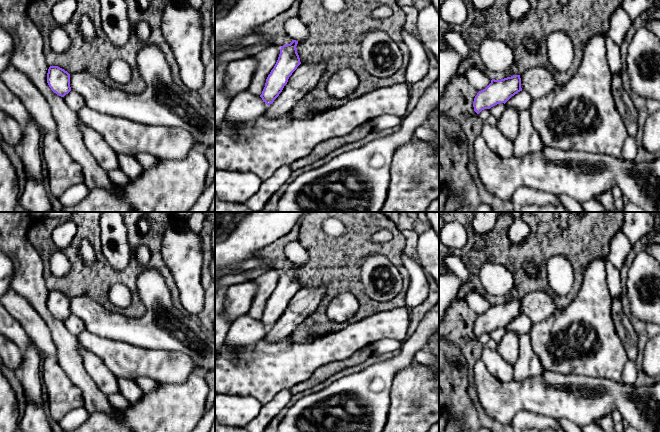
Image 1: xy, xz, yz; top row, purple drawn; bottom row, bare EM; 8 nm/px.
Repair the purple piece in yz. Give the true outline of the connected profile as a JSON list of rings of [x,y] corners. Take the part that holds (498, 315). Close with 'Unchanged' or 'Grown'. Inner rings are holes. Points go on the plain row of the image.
[[[513,299],[501,304],[492,303],[491,307],[479,315],[474,322],[474,335],[479,338],[484,333],[506,327],[512,320],[522,315],[520,299]]]. Unchanged

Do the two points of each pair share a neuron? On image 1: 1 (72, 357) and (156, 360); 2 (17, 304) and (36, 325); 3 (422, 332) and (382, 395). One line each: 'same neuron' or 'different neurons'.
1: different neurons
2: same neuron
3: same neuron

